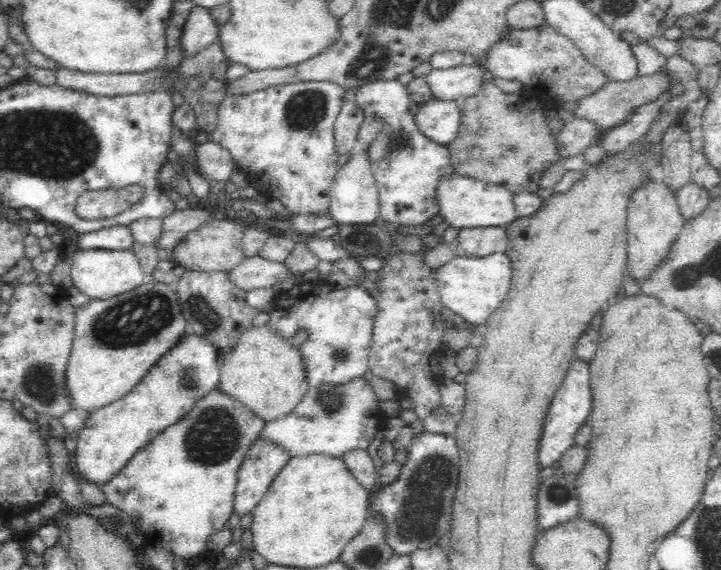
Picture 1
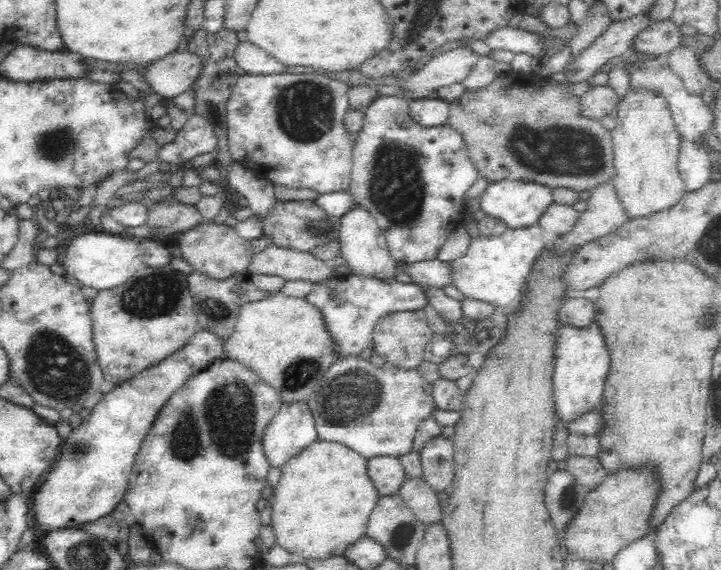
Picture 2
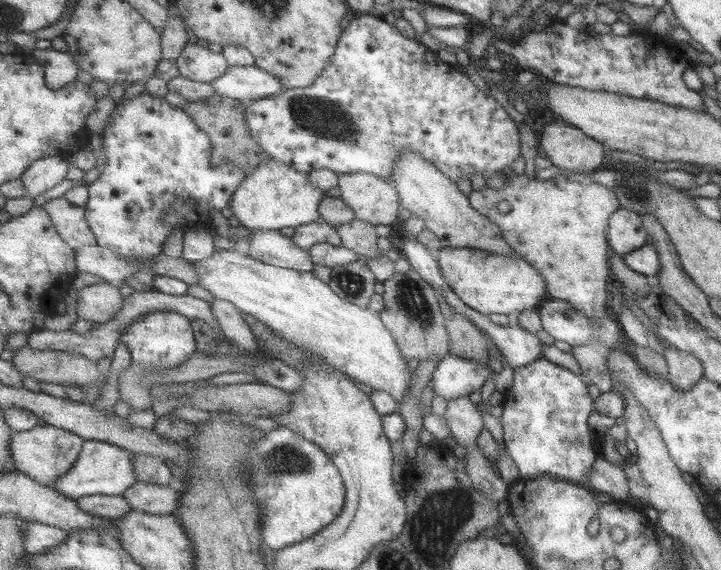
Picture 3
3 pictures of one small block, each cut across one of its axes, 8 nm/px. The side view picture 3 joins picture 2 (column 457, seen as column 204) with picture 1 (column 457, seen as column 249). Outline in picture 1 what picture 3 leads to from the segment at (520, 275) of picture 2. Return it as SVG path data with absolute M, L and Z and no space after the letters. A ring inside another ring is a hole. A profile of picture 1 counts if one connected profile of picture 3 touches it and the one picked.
M504 250L488 256L453 256L436 272L441 303L474 326L486 323L508 294L512 280L512 260Z

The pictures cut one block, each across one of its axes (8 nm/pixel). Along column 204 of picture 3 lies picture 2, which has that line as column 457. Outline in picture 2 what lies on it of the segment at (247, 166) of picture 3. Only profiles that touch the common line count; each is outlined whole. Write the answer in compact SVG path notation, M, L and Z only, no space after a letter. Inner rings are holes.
M510 70L505 76L498 75L488 86L468 89L449 103L447 123L465 136L470 159L478 174L488 181L516 179L584 193L600 184L613 182L616 177L611 131L602 125L601 120L581 114L580 97L572 93L571 84L558 77L540 77Z

